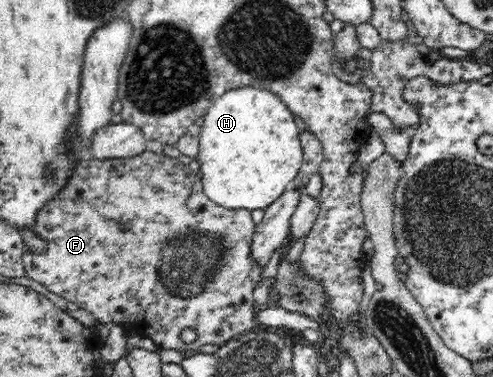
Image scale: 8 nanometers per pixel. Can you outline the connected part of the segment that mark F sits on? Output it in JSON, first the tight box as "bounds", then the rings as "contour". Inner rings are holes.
{"bounds":[23,149,266,352],"contour":[[[148,149],[140,155],[131,158],[116,158],[99,160],[92,158],[80,162],[71,179],[67,182],[68,188],[62,190],[51,201],[36,212],[33,230],[48,243],[45,253],[34,254],[25,249],[23,264],[29,278],[45,285],[54,294],[77,304],[82,310],[90,312],[97,318],[97,322],[118,323],[126,330],[135,330],[138,335],[150,338],[160,348],[173,348],[174,350],[199,352],[200,346],[204,344],[216,344],[222,346],[224,343],[236,339],[238,336],[252,330],[261,322],[257,320],[254,301],[254,289],[264,278],[266,267],[258,265],[251,256],[250,239],[255,233],[256,224],[252,221],[250,212],[247,210],[230,210],[219,206],[209,200],[203,192],[200,172],[192,171],[176,158],[170,158],[163,153],[156,154]],[[190,328],[195,331],[197,338],[189,344],[181,341],[183,330]]]}

